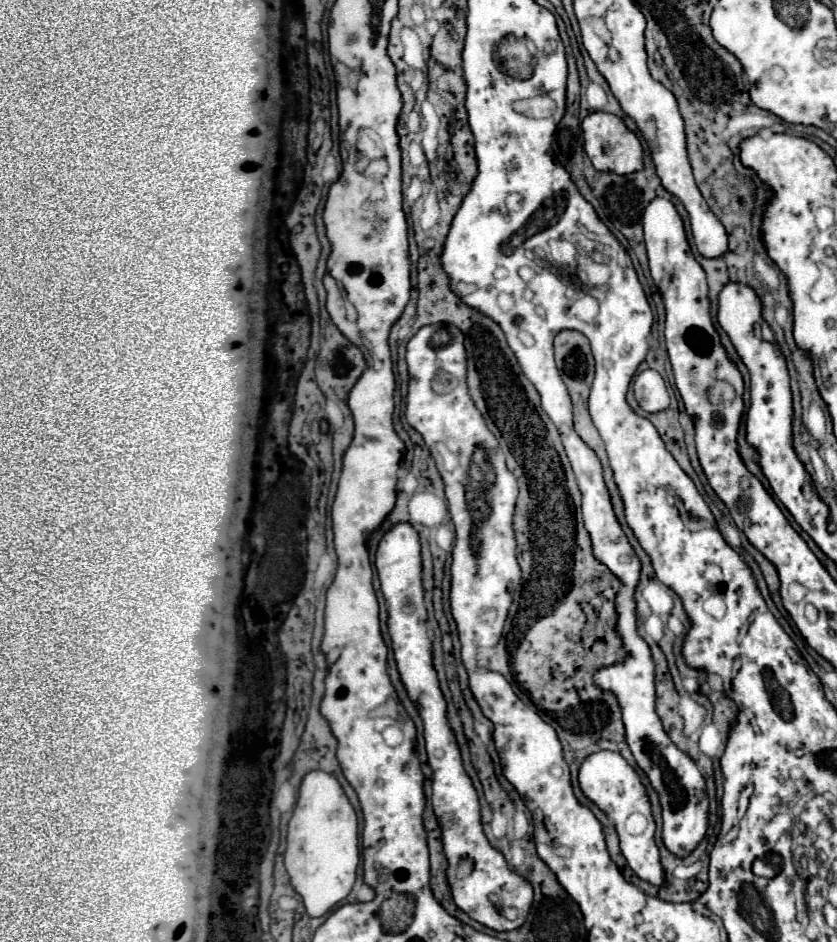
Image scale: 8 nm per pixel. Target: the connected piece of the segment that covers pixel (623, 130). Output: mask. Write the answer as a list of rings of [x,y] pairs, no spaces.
[[[591,112],[583,122],[581,122],[583,138],[585,138],[585,152],[599,172],[613,172],[619,176],[627,176],[633,172],[641,172],[643,166],[643,146],[635,132],[631,132],[625,122],[611,114],[611,112]]]

